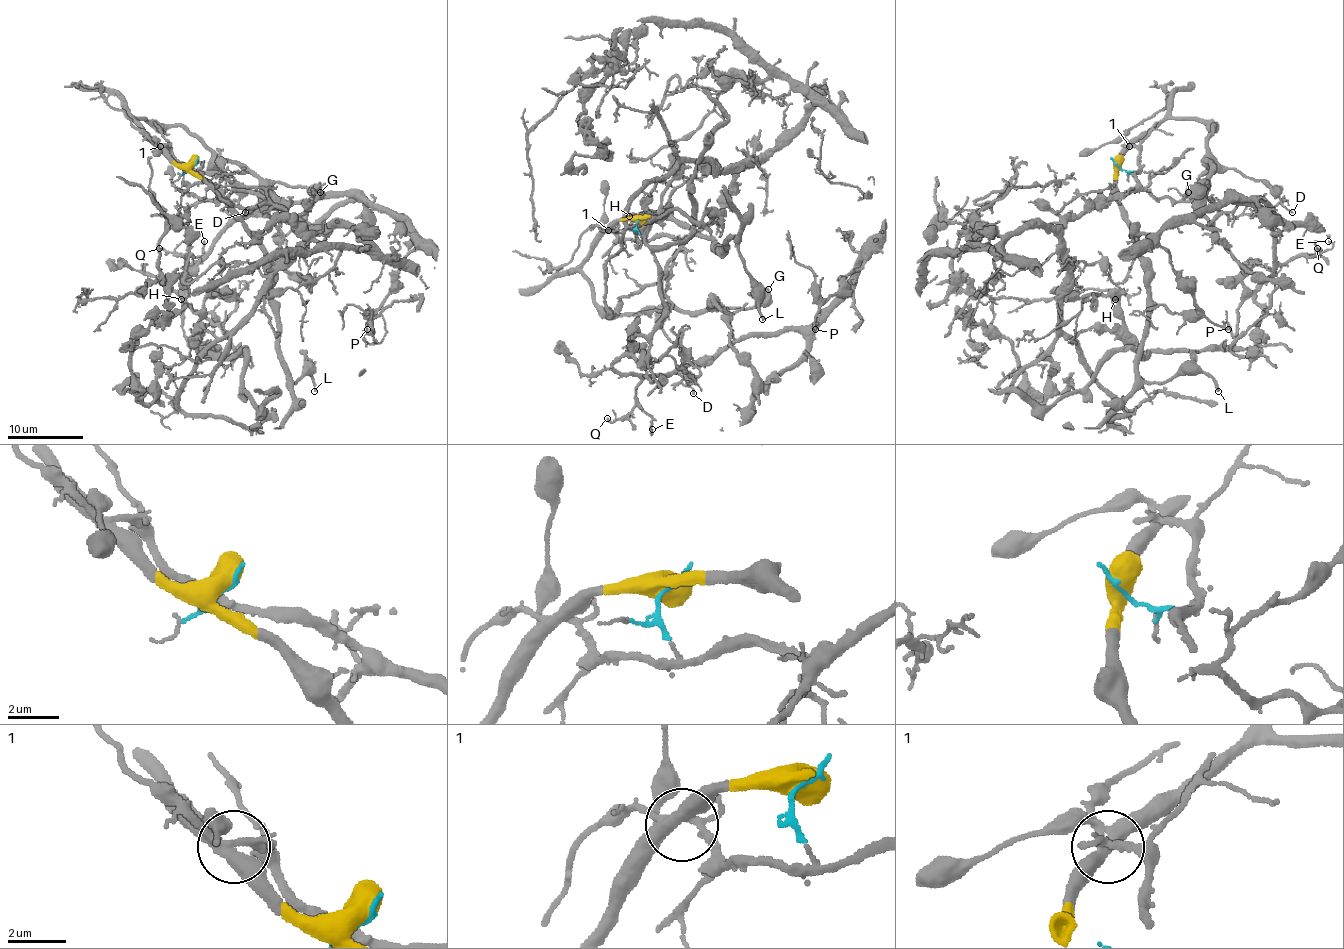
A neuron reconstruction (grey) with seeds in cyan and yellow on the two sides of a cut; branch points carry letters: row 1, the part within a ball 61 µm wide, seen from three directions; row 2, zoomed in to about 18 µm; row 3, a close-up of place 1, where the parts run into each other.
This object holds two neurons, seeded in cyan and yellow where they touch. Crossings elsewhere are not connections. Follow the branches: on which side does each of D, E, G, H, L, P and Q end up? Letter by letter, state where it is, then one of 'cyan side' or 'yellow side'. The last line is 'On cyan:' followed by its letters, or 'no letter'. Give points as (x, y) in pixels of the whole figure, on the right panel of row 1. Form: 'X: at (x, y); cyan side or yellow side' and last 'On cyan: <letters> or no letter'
D: at (1292, 212); yellow side
E: at (1328, 241); cyan side
G: at (1188, 192); yellow side
H: at (1115, 299); cyan side
L: at (1218, 391); yellow side
P: at (1228, 329); cyan side
Q: at (1317, 248); cyan side
On cyan: E, H, P, Q

